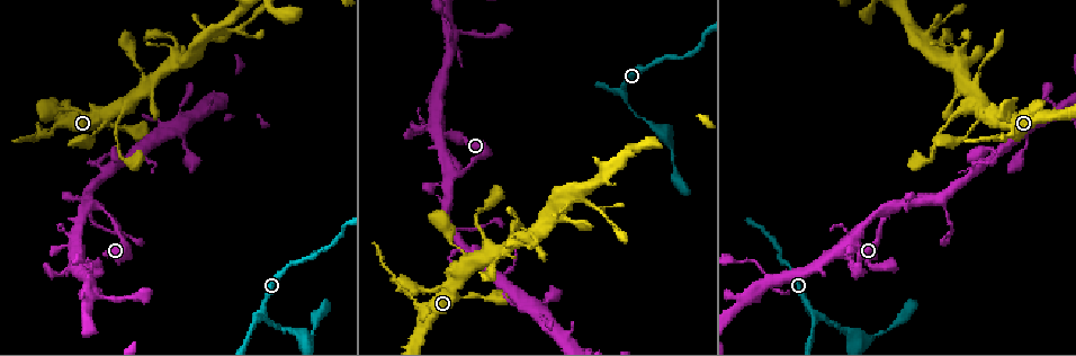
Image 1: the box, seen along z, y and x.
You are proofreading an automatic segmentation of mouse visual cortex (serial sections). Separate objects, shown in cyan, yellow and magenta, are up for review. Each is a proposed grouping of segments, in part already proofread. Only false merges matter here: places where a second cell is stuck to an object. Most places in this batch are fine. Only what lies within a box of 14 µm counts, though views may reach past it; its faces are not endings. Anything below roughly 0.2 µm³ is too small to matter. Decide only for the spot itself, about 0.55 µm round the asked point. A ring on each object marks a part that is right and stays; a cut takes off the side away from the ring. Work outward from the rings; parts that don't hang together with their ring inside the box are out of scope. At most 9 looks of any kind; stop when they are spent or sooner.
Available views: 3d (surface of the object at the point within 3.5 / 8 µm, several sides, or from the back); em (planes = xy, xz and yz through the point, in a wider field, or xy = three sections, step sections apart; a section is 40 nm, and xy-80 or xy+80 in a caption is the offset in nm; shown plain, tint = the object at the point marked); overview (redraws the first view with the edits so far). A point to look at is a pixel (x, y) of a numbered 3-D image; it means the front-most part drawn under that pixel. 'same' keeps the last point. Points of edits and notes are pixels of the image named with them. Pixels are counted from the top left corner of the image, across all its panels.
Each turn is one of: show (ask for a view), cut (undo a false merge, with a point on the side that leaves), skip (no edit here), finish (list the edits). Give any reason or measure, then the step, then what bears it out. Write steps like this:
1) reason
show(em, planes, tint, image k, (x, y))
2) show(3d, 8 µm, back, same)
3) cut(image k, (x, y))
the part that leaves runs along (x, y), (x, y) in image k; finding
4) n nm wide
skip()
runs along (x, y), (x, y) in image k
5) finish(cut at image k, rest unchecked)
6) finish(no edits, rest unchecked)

thick turns thin
show(3d, 3.5 µm, image 1, (970, 107))

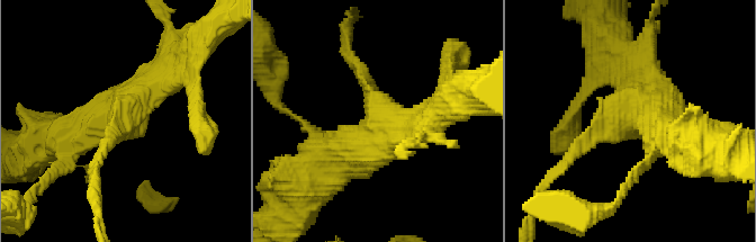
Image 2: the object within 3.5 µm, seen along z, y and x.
3 arms; arms of 200, 350, 600 nm
show(em, xy, step 3, tint, image 2, (633, 119))

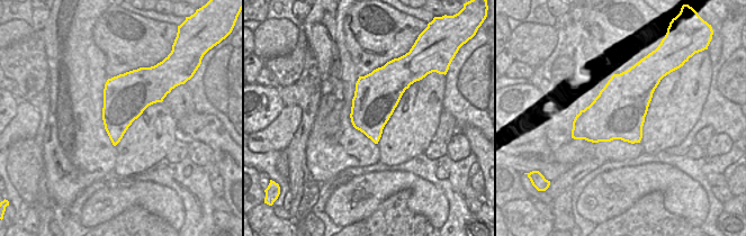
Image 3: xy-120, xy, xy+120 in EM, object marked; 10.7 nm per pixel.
skip()
continuous, no second cell

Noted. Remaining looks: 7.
side arm on a straight run
show(3d, 8 µm, image 1, (893, 205))

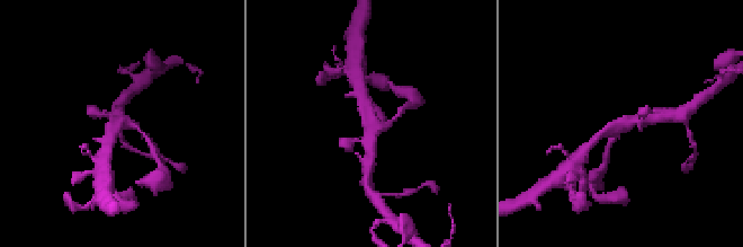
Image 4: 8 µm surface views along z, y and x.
show(3d, 3.5 µm, image 4, (374, 124))

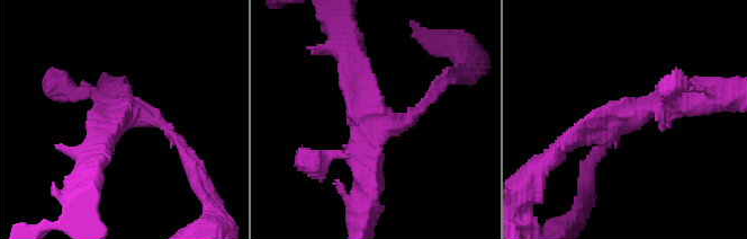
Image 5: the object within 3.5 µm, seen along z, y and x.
arms of 150, 300, 300 nm
skip()
runs along (430, 94), (408, 117), (375, 117), (353, 53) in image 5; one cell here

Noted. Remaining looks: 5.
a fork
show(3d, 3.5 µm, image 1, (73, 240))

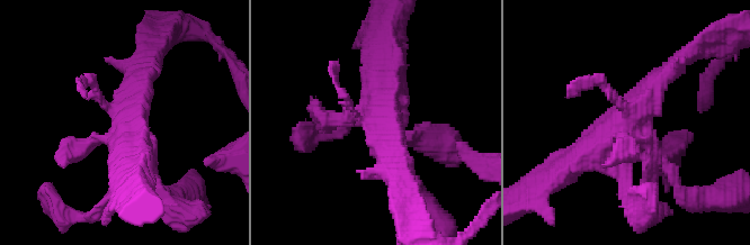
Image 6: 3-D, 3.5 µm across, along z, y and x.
show(em, xy, step 3, tint, image 6, (125, 122))

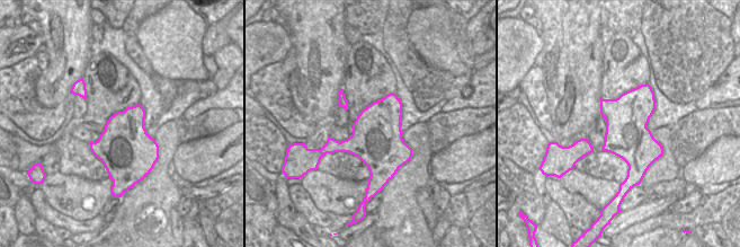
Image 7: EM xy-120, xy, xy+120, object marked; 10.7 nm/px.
skip()
runs along (672, 64), (612, 141), (568, 168) in image 6; all the same cell

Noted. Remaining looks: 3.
a fork
show(3d, 8 µm, image 1, (625, 89))

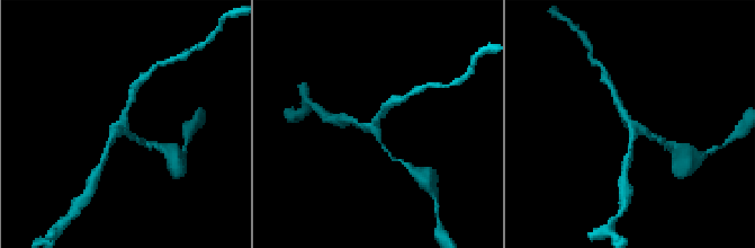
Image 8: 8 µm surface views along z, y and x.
show(em, xy, step 1, tint, image 8, (125, 121))

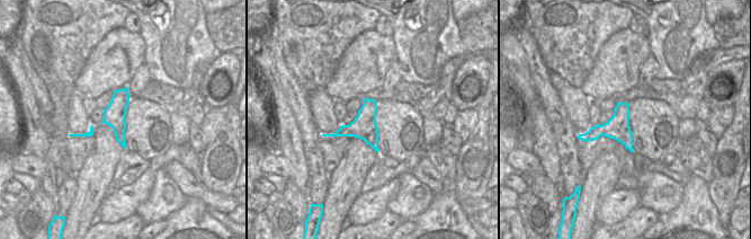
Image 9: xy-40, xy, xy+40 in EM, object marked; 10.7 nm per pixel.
3 arms; arms of 150, 200, 200 nm
skip()
runs along (613, 94), (627, 120), (654, 138) in image 8; all the same cell

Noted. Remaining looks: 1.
finish(no edits, rest unchecked)

